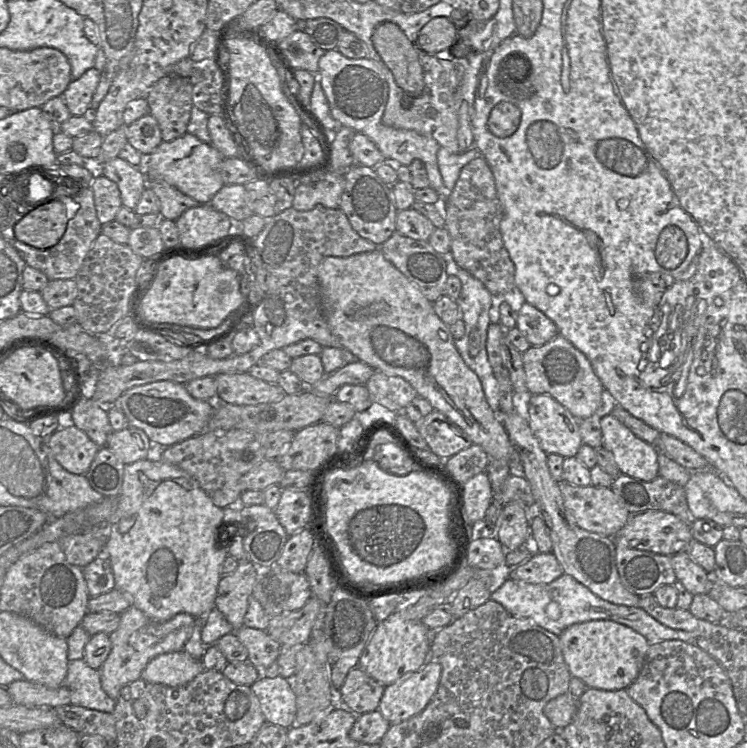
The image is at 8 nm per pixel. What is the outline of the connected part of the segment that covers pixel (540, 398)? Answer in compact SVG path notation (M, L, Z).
M548 394L527 397L528 424L546 454L574 457L583 444L579 419Z

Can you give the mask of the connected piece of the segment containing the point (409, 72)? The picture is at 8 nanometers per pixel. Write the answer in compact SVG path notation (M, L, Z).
M393 22L379 24L372 35L372 43L385 65L391 70L398 86L409 95L418 95L424 87L424 76L418 53L402 29Z

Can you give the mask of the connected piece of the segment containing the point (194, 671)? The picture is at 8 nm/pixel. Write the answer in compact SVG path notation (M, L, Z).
M185 650L164 653L153 658L142 672L141 679L170 687L189 683L204 671L201 659L196 659Z

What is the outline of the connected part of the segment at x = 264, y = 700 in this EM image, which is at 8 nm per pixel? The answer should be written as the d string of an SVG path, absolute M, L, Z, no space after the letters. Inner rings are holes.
M261 676L251 685L266 722L286 729L295 725L296 695L287 678Z

